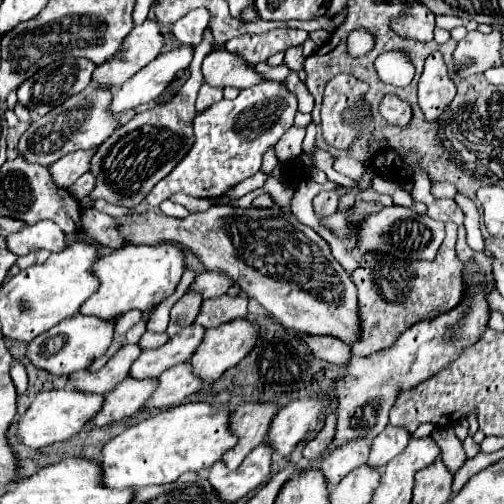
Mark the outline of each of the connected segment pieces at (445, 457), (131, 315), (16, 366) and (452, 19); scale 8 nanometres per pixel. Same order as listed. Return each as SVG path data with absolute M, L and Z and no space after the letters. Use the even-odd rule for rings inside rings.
M435 428L431 432L431 436L435 438L435 442L441 448L441 460L443 460L443 464L447 466L449 472L455 474L455 470L459 470L459 466L463 466L463 462L465 462L465 452L463 452L461 442L453 434L453 430L447 430L447 428L439 428L439 430Z
M130 310L129 312L123 314L122 316L115 319L115 334L123 335L132 326L142 319L142 311L140 310Z
M15 360L13 366L11 366L11 378L13 378L13 384L17 388L17 394L21 396L27 388L27 370L25 370L25 364L21 360Z
M437 15L436 16L436 27L451 31L452 29L463 25L461 18L451 15Z

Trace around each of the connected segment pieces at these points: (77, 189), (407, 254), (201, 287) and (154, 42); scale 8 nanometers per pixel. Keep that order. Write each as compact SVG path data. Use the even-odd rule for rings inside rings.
M87 172L87 174L83 174L71 188L69 188L69 192L77 198L77 200L81 200L81 198L85 198L91 190L93 190L93 176Z
M397 204L383 206L379 212L367 214L367 218L363 218L363 222L351 222L349 220L351 210L353 210L353 206L335 210L333 214L319 218L319 222L321 222L321 226L329 228L341 240L349 240L351 236L355 236L357 238L357 250L361 254L385 252L385 254L391 254L395 258L431 260L439 252L439 246L445 238L445 224L441 220L421 216L411 208L403 208L403 206L397 206Z
M207 270L207 272L199 274L199 276L195 276L195 280L187 288L187 292L199 294L201 298L215 298L215 296L223 296L229 286L231 286L231 280L227 276Z
M147 18L143 24L131 30L131 34L123 40L121 50L109 62L95 68L91 84L119 88L143 66L153 62L161 54L163 46L165 38L159 30L159 22Z

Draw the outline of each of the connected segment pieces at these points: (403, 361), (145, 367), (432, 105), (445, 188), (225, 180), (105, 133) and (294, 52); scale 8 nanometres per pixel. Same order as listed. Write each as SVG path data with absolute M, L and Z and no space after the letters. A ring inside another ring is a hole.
M459 228L457 238L457 256L463 262L463 282L467 294L463 294L463 302L449 310L449 314L439 314L439 318L423 320L407 328L395 344L385 350L379 350L367 358L351 356L347 362L347 374L343 382L337 382L337 434L335 442L327 448L333 450L341 442L353 438L367 438L373 440L387 424L389 424L389 410L395 404L395 398L405 392L413 390L421 382L429 380L437 372L441 372L447 364L451 364L467 346L473 346L481 336L483 330L489 326L491 304L487 302L487 292L495 288L495 276L491 274L491 254L489 252L475 252L465 242L465 228Z
M191 324L183 328L175 338L171 338L167 344L155 350L143 350L141 356L131 366L131 376L155 378L163 374L163 370L187 362L195 352L195 348L199 348L199 342L203 342L203 334L205 334L203 326Z
M439 51L432 53L425 61L417 96L418 104L429 122L435 122L455 96L455 84Z
M439 182L437 184L437 188L435 188L435 184L431 186L431 194L433 196L437 196L437 198L455 198L455 194L457 194L457 190L455 190L455 186L451 186L451 184L445 184L445 182Z
M263 82L261 86L253 86L247 90L241 90L235 100L221 100L213 106L209 106L203 112L197 112L193 120L193 132L195 132L195 142L191 150L185 154L185 158L161 180L155 184L151 194L147 196L147 202L153 208L159 208L163 200L167 200L175 192L183 192L189 196L199 196L199 198L219 198L245 178L253 176L255 172L261 170L263 156L269 148L273 148L279 138L293 128L293 118L297 114L297 96L287 90L283 82Z
M89 84L79 94L67 98L61 106L55 106L49 114L35 120L19 138L17 148L23 154L23 158L27 162L49 166L69 152L89 150L99 146L119 126L117 114L111 114L111 110L107 110L107 102L111 102L111 94L113 90L95 90L95 86Z
M291 46L291 50L287 50L285 52L285 64L291 68L291 70L295 70L295 72L299 72L301 68L303 68L303 54L301 54L301 46Z

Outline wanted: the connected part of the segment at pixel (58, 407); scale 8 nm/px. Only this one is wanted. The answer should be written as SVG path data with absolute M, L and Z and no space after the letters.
M69 388L41 392L19 422L19 436L29 448L43 448L53 442L69 440L91 422L91 418L99 412L99 406L103 406L101 394L79 394L79 390Z

